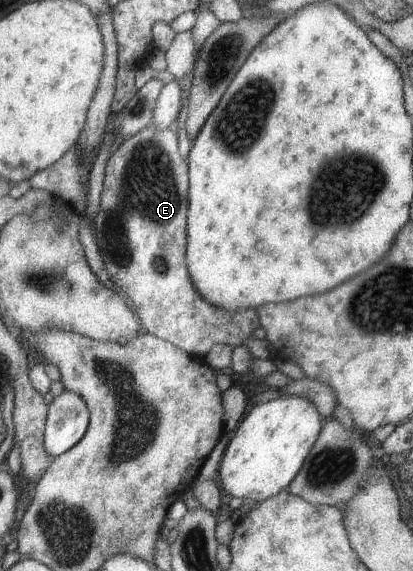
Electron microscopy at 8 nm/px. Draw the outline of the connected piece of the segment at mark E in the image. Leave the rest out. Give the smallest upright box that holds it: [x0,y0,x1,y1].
[93,123,260,358]

